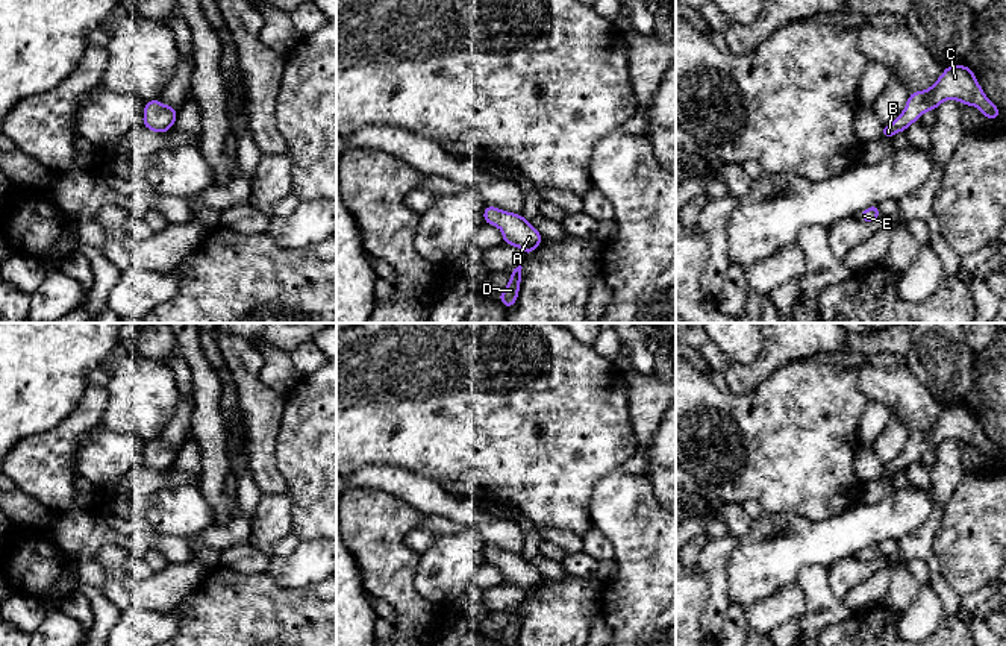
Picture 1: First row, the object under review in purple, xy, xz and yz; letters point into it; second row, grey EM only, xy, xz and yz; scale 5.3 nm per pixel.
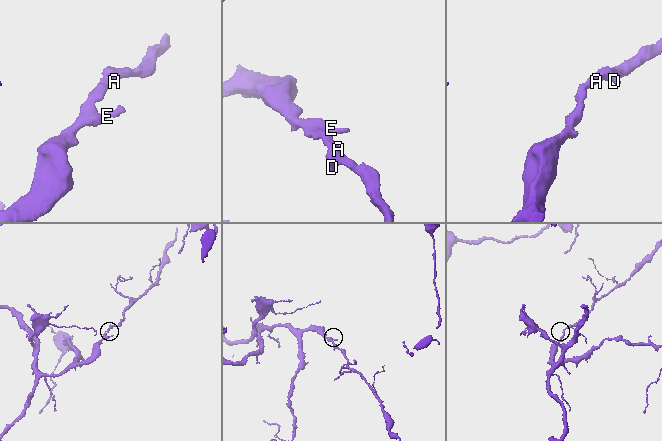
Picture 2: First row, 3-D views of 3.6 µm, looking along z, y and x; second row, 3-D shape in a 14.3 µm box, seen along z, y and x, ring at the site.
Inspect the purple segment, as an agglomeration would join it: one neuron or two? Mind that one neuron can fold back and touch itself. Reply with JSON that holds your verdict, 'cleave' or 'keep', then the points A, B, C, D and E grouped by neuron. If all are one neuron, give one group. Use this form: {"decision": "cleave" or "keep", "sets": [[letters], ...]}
{"decision": "keep", "sets": [["A", "B", "C", "D", "E"]]}

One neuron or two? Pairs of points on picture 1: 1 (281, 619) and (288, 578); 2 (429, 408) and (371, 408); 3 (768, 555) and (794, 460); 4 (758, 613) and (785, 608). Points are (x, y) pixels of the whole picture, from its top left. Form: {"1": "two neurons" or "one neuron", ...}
{"1": "two neurons", "2": "one neuron", "3": "two neurons", "4": "one neuron"}

